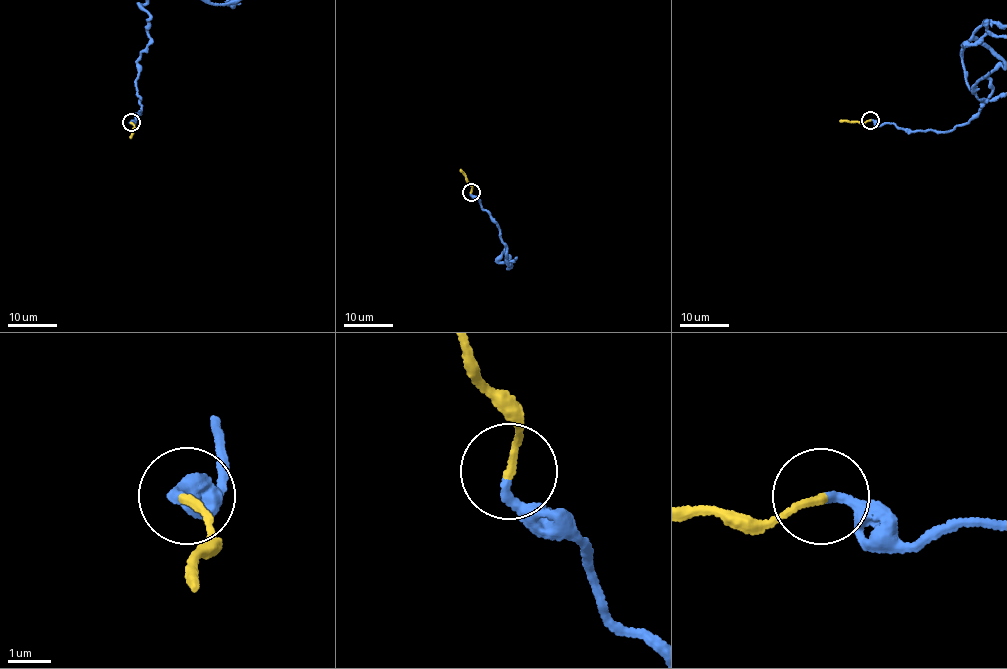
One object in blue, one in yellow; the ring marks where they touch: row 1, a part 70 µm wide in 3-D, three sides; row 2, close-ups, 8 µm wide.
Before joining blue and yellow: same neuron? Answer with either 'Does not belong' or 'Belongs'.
Belongs

